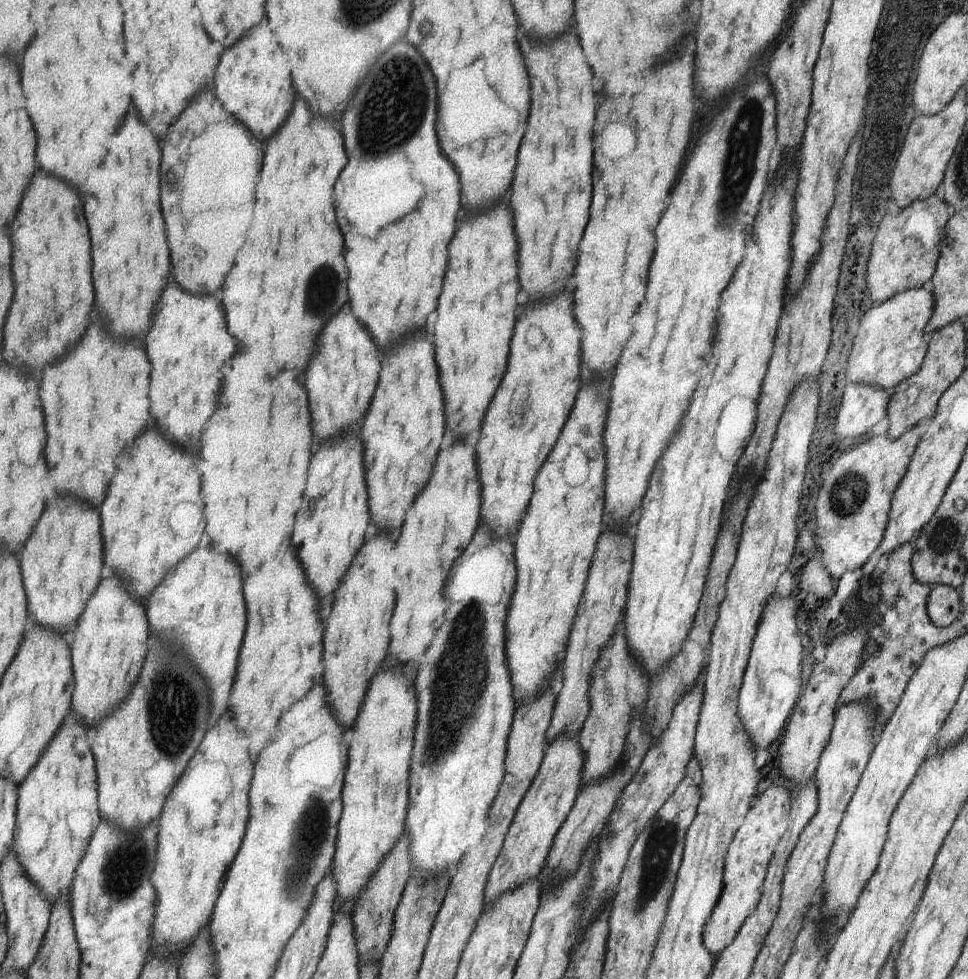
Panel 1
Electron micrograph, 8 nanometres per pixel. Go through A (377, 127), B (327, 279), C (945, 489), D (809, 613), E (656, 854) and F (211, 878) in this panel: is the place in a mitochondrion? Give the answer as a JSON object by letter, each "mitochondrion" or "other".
{"A":"mitochondrion","B":"mitochondrion","C":"other","D":"other","E":"mitochondrion","F":"other"}

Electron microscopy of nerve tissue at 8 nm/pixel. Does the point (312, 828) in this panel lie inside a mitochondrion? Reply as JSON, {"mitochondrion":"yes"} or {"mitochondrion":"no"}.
{"mitochondrion":"yes"}

